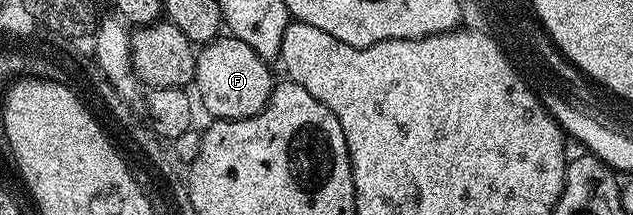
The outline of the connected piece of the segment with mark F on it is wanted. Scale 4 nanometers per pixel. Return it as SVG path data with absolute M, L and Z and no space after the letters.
M219 35L197 50L192 85L198 88L198 97L211 118L239 121L256 115L268 103L276 84L270 68L263 57L248 47L248 43L240 43L240 39L229 35Z

